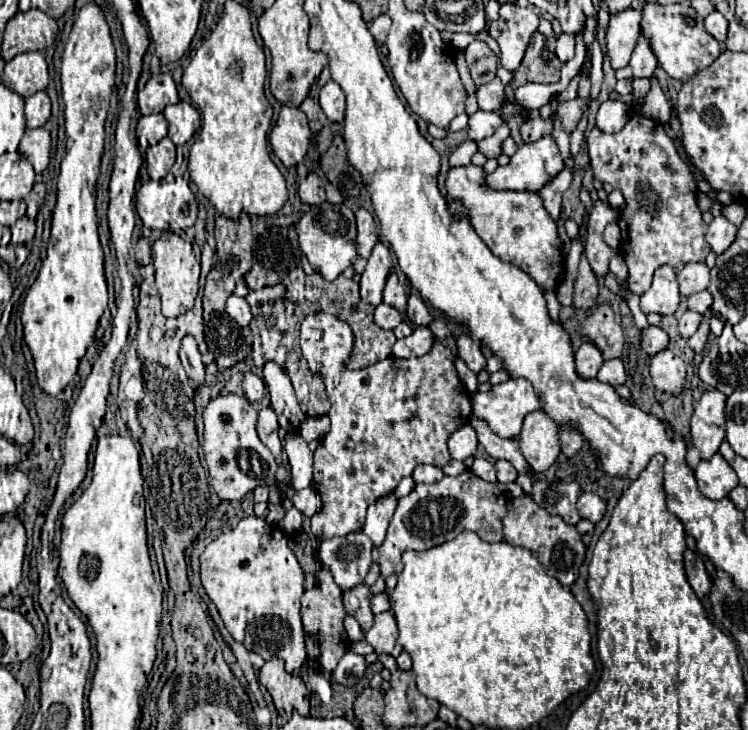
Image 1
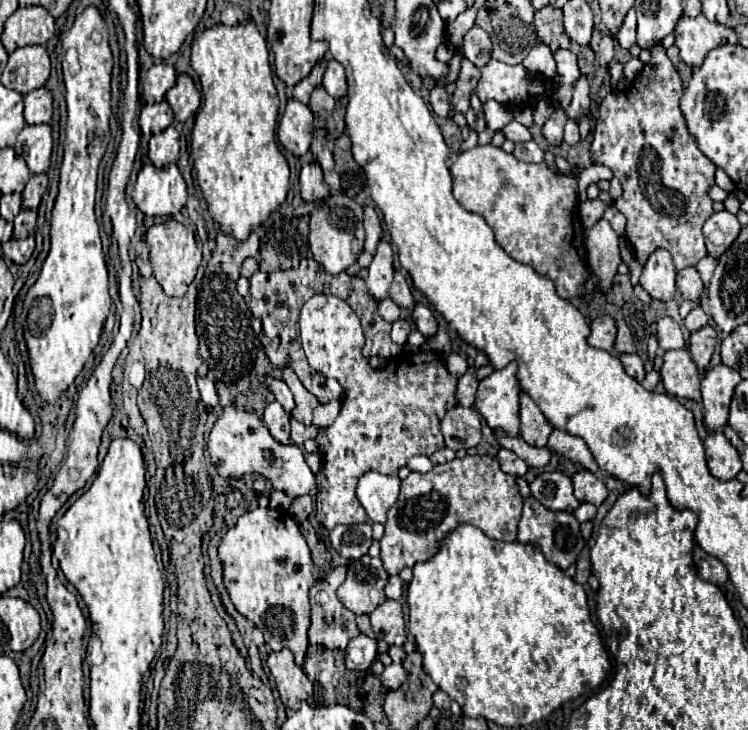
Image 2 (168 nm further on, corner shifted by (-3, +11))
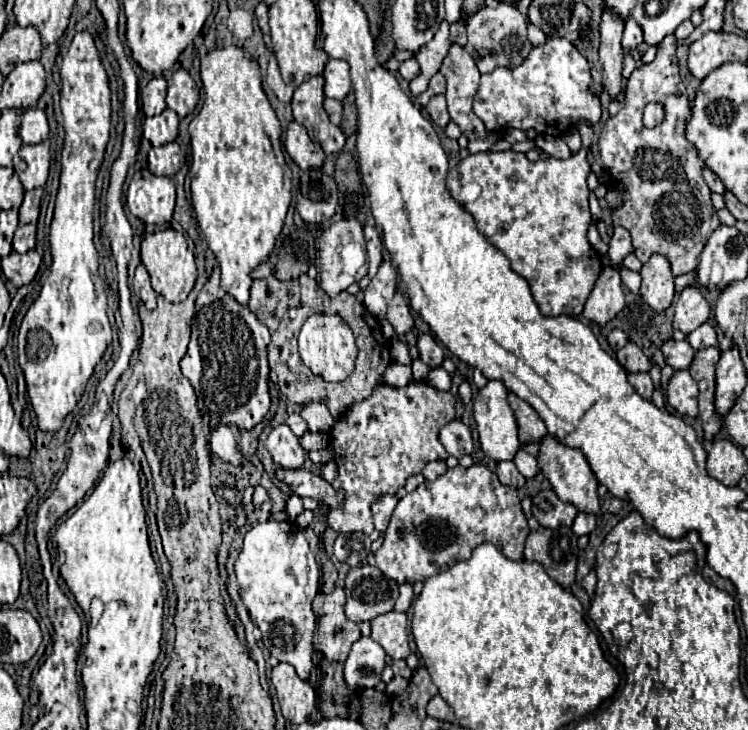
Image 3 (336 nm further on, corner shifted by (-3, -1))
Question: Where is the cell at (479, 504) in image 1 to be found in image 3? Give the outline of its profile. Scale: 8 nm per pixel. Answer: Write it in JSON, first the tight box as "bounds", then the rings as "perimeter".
{"bounds":[376,464,530,584],"perimeter":[[[458,464],[456,468],[448,468],[444,476],[420,484],[414,492],[406,494],[398,502],[398,506],[392,512],[388,530],[384,534],[384,544],[376,552],[376,564],[384,572],[384,576],[396,580],[398,584],[404,582],[414,584],[418,580],[424,582],[430,576],[444,572],[446,568],[450,568],[460,560],[468,560],[472,550],[478,544],[486,544],[486,542],[494,544],[510,560],[524,560],[524,542],[528,534],[530,528],[520,508],[520,498],[516,496],[516,490],[500,484],[496,474],[486,466],[472,464],[470,468],[462,468]]]}

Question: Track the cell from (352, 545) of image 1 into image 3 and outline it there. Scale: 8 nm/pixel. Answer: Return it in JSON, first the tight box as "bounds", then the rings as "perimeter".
{"bounds":[334,532,372,566],"perimeter":[[[352,532],[352,534],[338,534],[334,542],[334,556],[348,564],[348,566],[358,566],[366,560],[370,552],[372,540],[364,532]]]}

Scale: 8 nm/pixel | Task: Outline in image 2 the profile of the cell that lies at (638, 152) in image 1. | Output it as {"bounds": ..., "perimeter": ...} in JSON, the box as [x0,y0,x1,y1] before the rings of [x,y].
{"bounds":[590,44,716,270],"perimeter":[[[662,44],[654,46],[652,60],[638,78],[632,82],[632,88],[624,90],[620,96],[606,96],[600,102],[594,142],[590,148],[590,158],[594,164],[608,166],[614,176],[620,180],[624,194],[614,200],[614,206],[628,218],[626,224],[626,240],[634,250],[640,266],[648,260],[648,256],[664,248],[672,254],[676,270],[686,266],[696,266],[698,260],[706,256],[706,244],[702,236],[702,224],[712,216],[712,200],[708,198],[708,188],[714,184],[716,166],[698,150],[696,140],[690,136],[682,112],[680,112],[680,96],[682,96],[682,80],[666,56]]]}

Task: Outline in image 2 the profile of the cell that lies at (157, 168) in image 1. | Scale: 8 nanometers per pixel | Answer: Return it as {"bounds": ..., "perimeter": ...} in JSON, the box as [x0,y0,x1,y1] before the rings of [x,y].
{"bounds":[148,126,180,168],"perimeter":[[[174,126],[152,136],[148,143],[148,158],[156,168],[176,162],[180,152],[180,134]]]}

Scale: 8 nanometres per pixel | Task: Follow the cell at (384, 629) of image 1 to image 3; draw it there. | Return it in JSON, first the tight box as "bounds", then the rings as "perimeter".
{"bounds":[372,612,408,660],"perimeter":[[[386,612],[372,620],[372,638],[386,650],[392,660],[408,658],[408,618],[404,612]]]}

